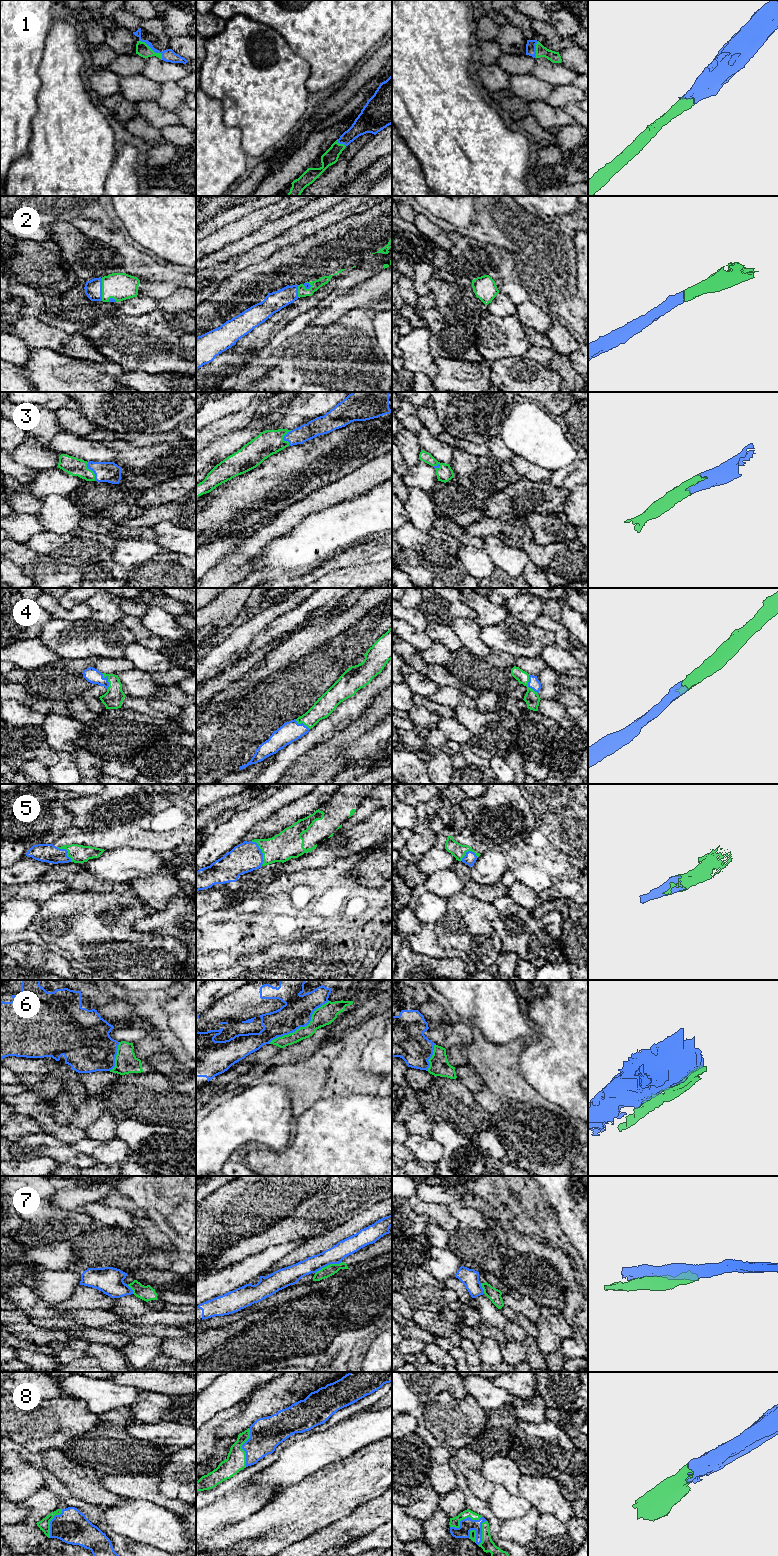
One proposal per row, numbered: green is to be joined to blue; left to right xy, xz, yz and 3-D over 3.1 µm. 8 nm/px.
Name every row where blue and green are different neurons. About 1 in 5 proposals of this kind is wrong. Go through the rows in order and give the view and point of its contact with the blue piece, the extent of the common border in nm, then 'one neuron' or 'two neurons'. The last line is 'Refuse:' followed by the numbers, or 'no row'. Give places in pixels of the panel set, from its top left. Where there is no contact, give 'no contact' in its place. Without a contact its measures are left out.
1: meets blue in xy at (153, 50); contact 240 nm long; one neuron
2: meets blue in xy at (101, 289); contact 180 nm long; one neuron
3: meets blue in xy at (92, 470); contact 170 nm long; one neuron
4: meets blue in xy at (107, 680); contact 140 nm long; one neuron
5: meets blue in xz at (261, 852); contact 220 nm long; one neuron
6: meets blue in xz at (301, 1026); contact 600 nm long; two neurons
7: meets blue in xz at (328, 1264); contact 240 nm long; two neurons
8: meets blue in xz at (242, 1447); contact 320 nm long; one neuron
Refuse: 6, 7

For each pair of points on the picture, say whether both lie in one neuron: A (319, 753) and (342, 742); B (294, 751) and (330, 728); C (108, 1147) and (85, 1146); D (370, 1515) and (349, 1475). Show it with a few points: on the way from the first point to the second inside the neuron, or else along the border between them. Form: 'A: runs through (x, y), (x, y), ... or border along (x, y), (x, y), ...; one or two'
A: runs through (325, 752), (336, 744); one
B: runs through (303, 745), (321, 732); one
C: runs through (102, 1147), (91, 1147); one
D: border along (381, 1494), (357, 1506), (345, 1517); two

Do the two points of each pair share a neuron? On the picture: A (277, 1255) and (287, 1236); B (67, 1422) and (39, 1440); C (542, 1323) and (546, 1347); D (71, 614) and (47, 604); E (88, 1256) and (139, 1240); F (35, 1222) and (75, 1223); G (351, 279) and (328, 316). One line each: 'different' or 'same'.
A: different
B: same
C: same
D: same
E: same
F: same
G: different

